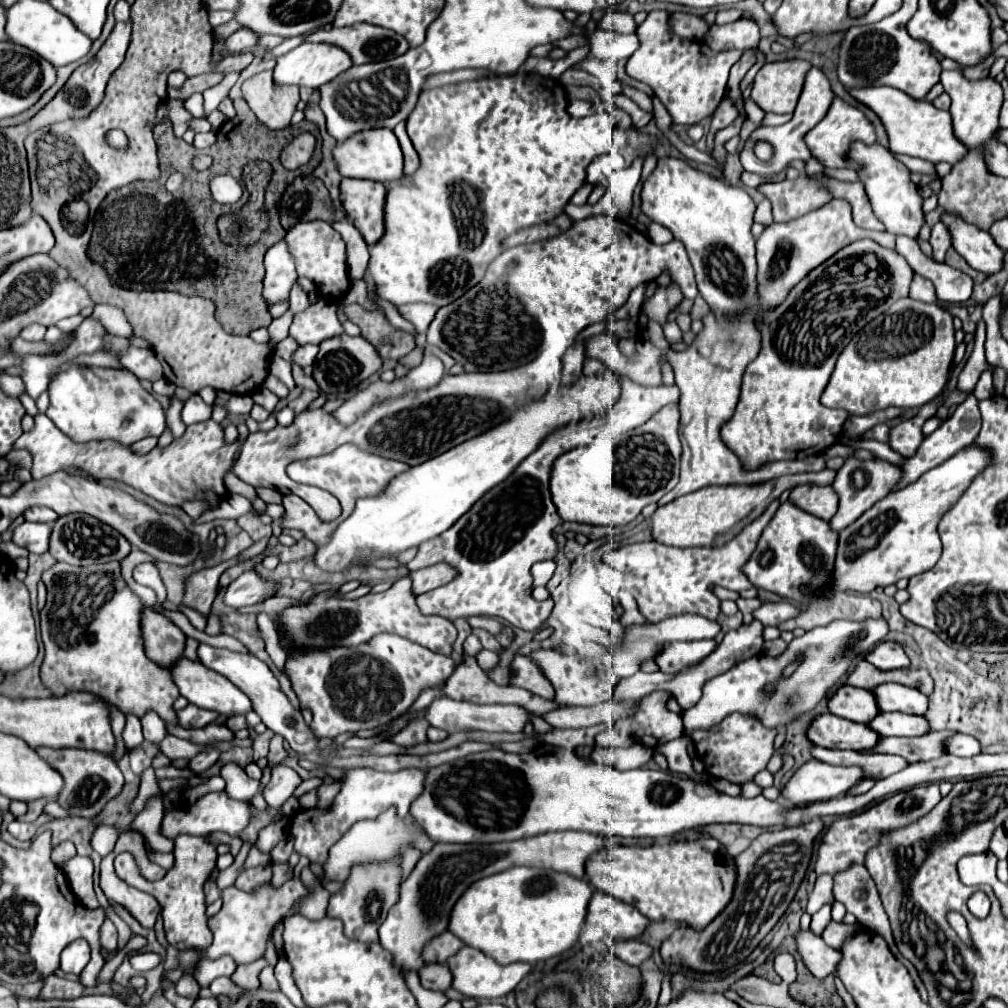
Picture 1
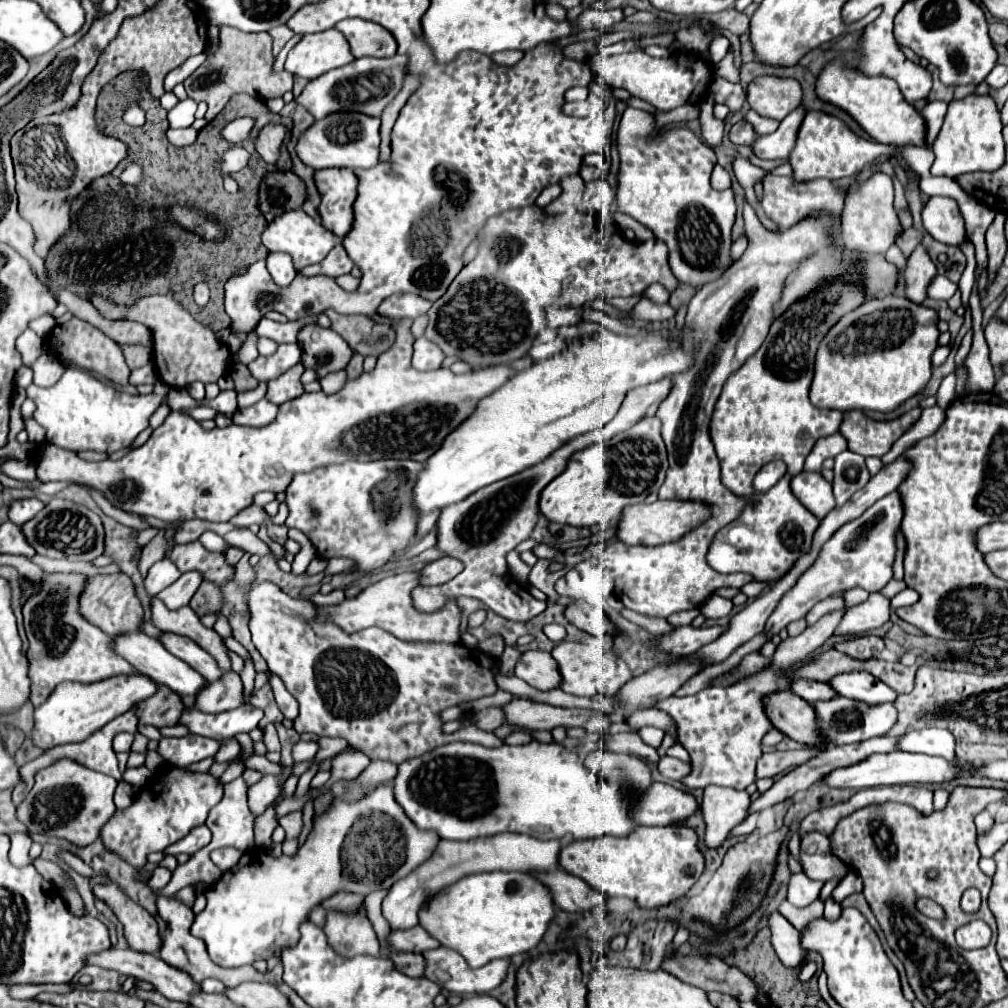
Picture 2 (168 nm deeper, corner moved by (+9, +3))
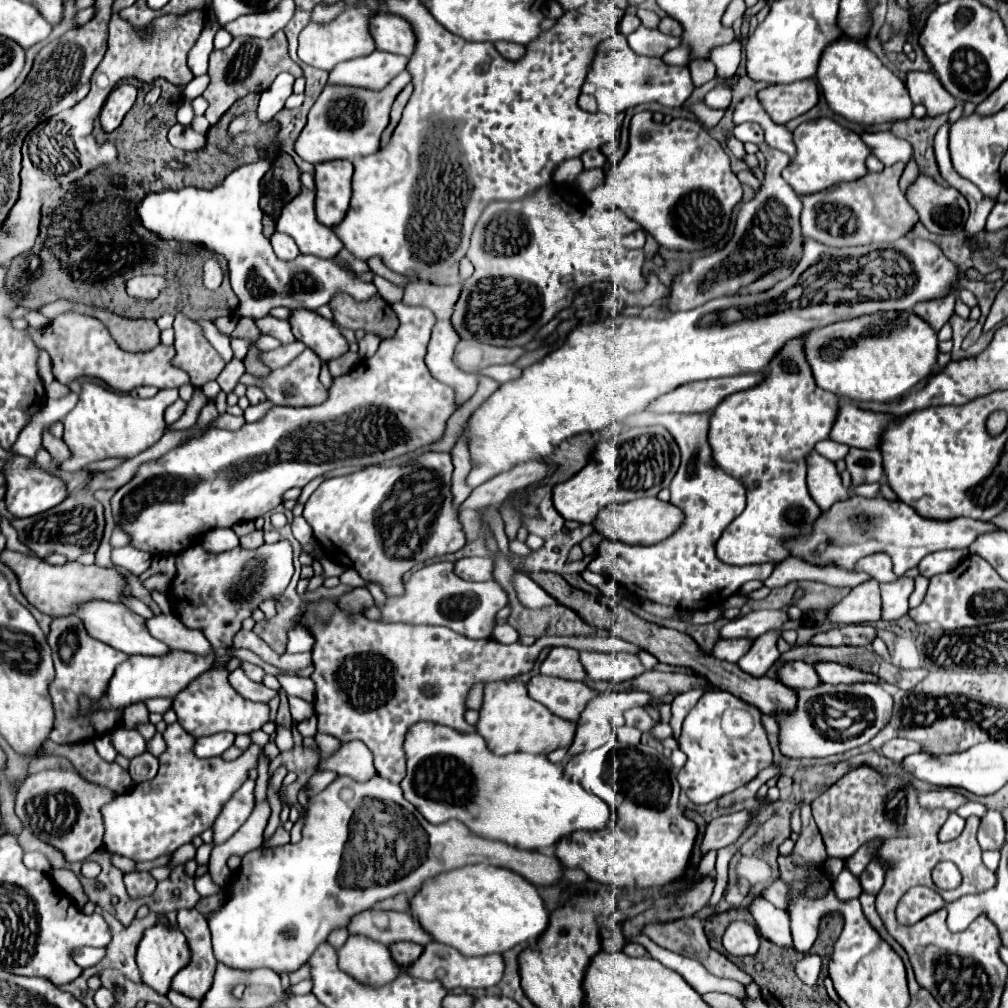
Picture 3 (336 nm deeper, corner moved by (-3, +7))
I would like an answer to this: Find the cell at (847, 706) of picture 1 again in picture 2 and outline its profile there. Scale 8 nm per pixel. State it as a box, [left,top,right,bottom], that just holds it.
[790,680,836,702]

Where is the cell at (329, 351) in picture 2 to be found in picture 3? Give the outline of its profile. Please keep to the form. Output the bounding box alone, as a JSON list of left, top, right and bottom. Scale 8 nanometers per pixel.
[290,310,348,362]

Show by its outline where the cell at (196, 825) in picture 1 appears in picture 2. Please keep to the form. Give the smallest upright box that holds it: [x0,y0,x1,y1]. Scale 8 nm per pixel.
[100,766,222,870]

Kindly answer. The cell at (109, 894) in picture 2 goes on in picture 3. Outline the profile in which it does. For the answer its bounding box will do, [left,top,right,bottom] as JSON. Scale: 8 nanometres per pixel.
[136,922,188,994]

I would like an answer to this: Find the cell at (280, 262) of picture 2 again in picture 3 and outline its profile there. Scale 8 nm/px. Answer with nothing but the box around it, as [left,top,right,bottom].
[270,232,300,260]

